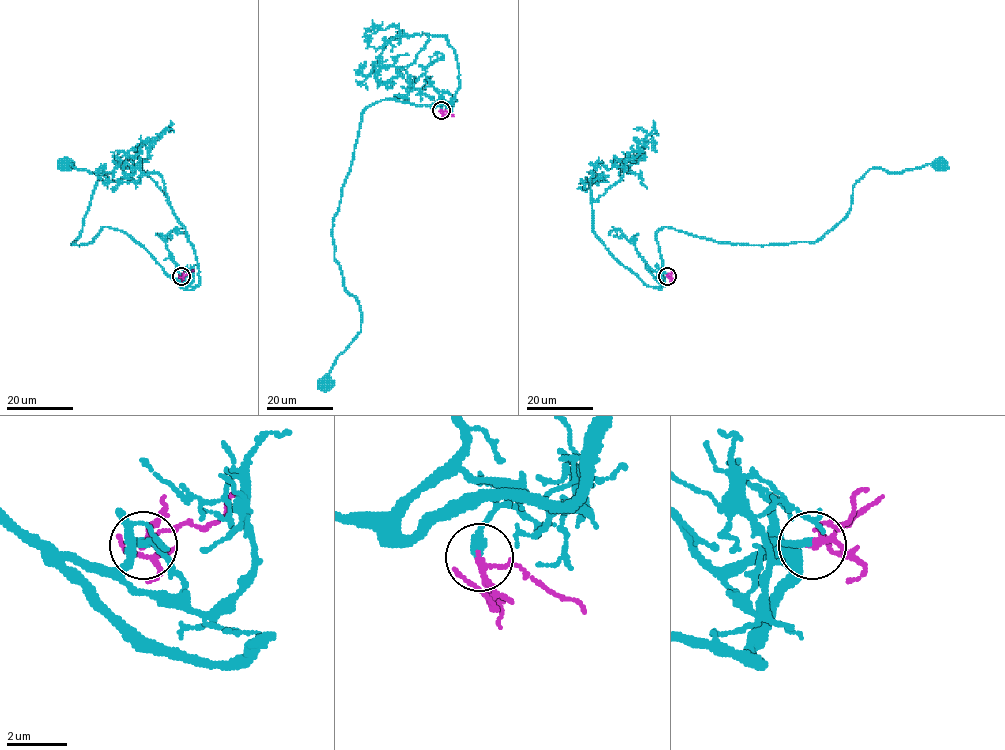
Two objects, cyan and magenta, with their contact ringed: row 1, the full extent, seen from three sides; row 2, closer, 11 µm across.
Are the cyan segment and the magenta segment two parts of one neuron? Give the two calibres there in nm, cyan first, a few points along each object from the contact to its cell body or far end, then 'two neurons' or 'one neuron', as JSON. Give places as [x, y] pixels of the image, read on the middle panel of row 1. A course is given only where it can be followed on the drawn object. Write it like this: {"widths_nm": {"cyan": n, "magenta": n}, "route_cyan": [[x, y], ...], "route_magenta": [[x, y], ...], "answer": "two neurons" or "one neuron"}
{"widths_nm": {"cyan": 300, "magenta": 140}, "route_cyan": [[441, 110], [444, 101], [392, 99], [364, 110], [332, 239], [361, 326], [324, 384]], "route_magenta": [[441, 110], [453, 116]], "answer": "one neuron"}

